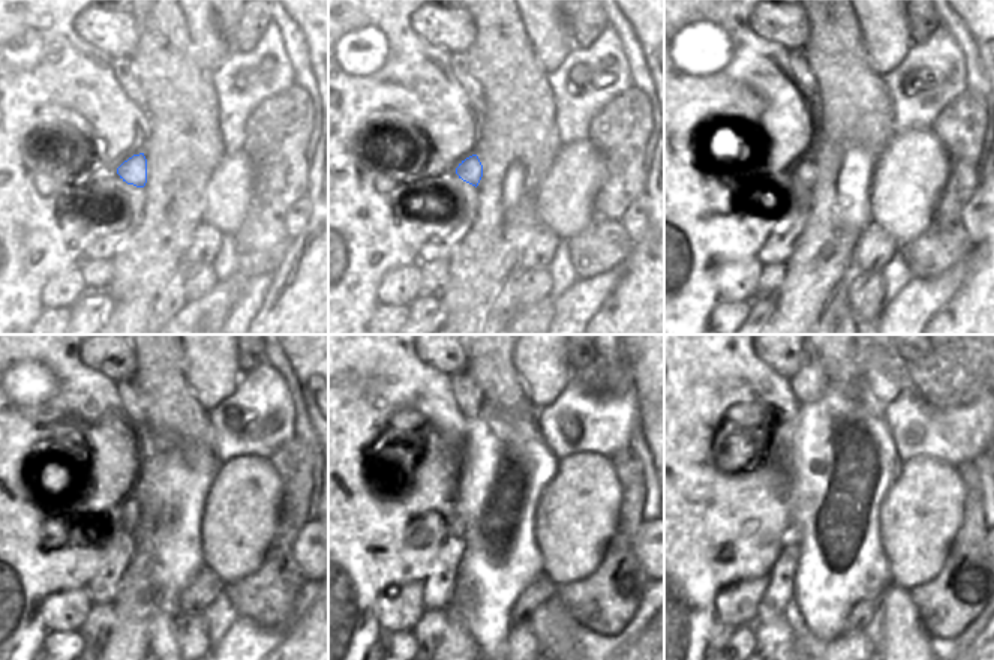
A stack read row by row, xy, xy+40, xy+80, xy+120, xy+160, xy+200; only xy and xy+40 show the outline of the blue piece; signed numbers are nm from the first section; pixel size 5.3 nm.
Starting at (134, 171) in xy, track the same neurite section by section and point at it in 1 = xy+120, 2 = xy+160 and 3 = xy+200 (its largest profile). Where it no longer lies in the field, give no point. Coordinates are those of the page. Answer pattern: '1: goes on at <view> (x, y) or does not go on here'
1: goes on at xy+120 (129, 509)
2: goes on at xy+160 (458, 528)
3: goes on at xy+200 (790, 536)

